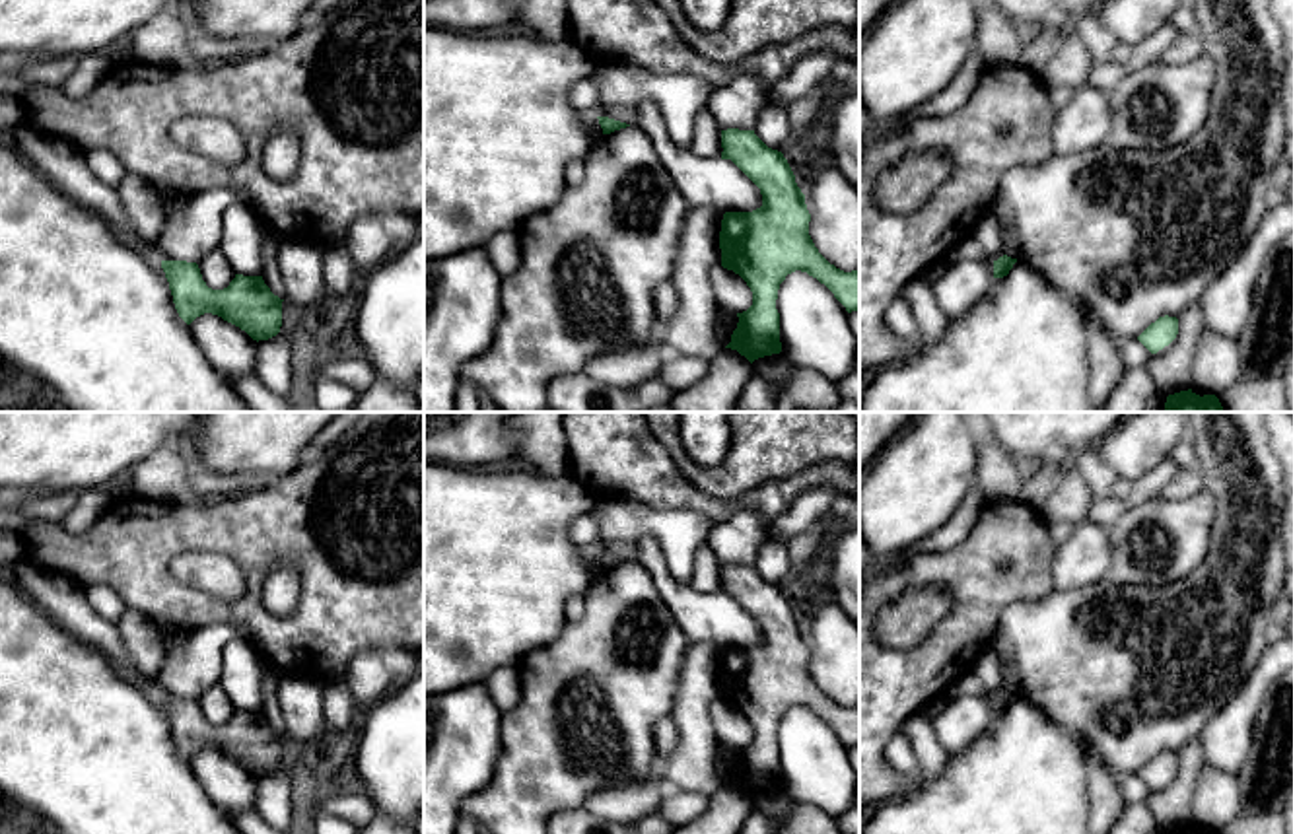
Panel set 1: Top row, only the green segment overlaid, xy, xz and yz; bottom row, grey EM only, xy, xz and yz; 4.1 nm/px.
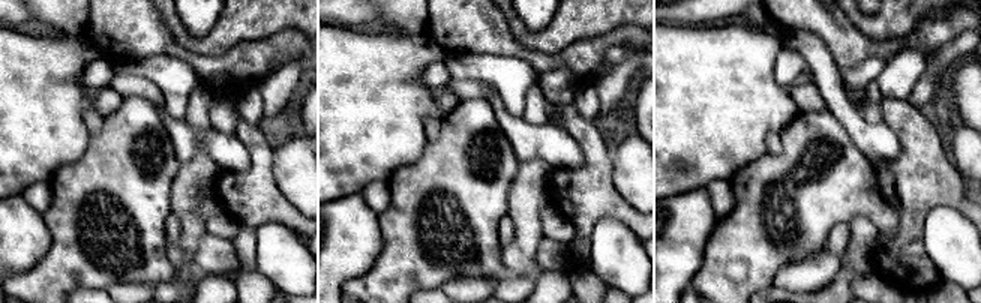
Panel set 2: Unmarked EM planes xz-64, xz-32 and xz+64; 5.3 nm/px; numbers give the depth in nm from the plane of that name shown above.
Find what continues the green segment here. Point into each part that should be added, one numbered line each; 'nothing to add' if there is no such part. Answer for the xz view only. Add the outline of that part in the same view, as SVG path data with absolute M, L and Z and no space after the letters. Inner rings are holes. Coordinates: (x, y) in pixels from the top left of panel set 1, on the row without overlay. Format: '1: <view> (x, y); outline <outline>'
nothing to add

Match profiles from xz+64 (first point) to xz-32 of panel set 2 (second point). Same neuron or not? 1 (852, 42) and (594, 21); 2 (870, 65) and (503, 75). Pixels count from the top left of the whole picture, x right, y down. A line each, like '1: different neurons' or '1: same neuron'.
1: different neurons
2: same neuron

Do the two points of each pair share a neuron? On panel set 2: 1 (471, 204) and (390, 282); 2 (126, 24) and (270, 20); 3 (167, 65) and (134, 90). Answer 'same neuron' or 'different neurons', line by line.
1: same neuron
2: different neurons
3: different neurons

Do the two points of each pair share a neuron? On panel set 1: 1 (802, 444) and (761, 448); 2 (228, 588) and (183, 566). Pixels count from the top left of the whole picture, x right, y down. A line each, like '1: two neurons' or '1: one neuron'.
1: one neuron
2: one neuron

